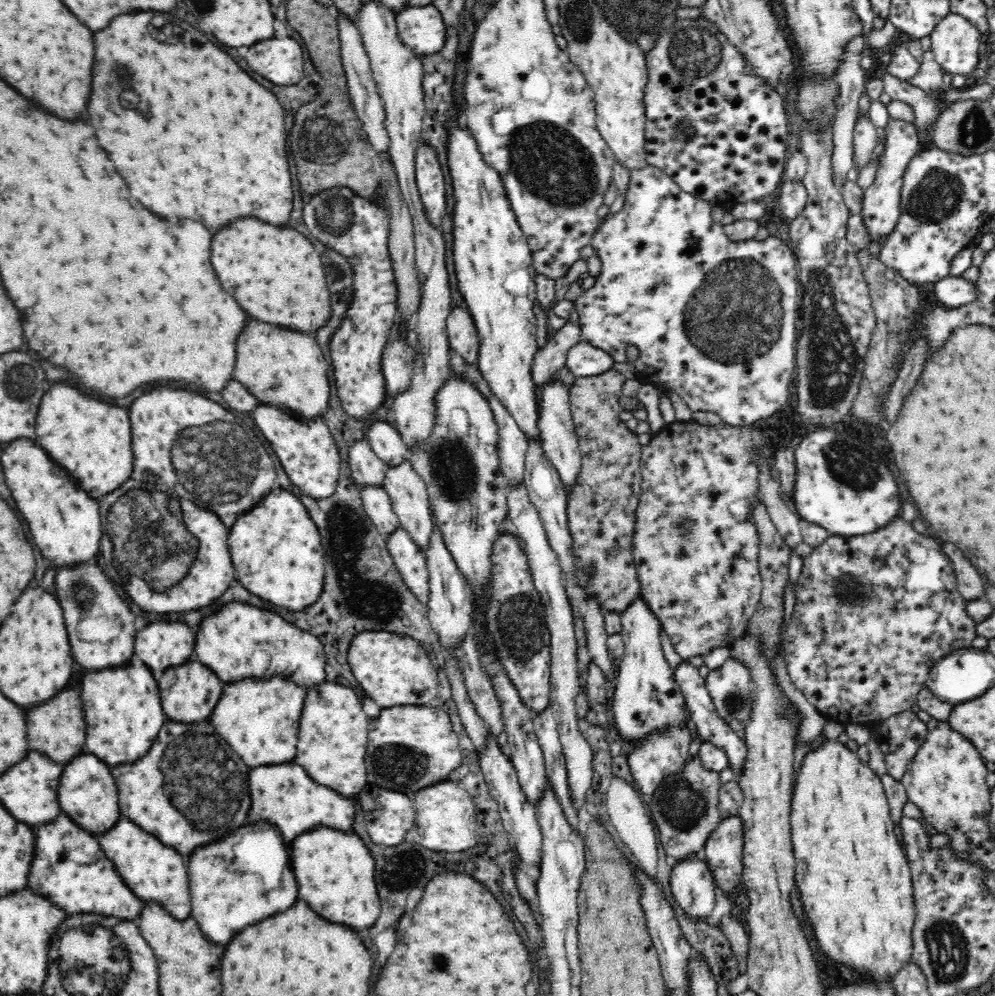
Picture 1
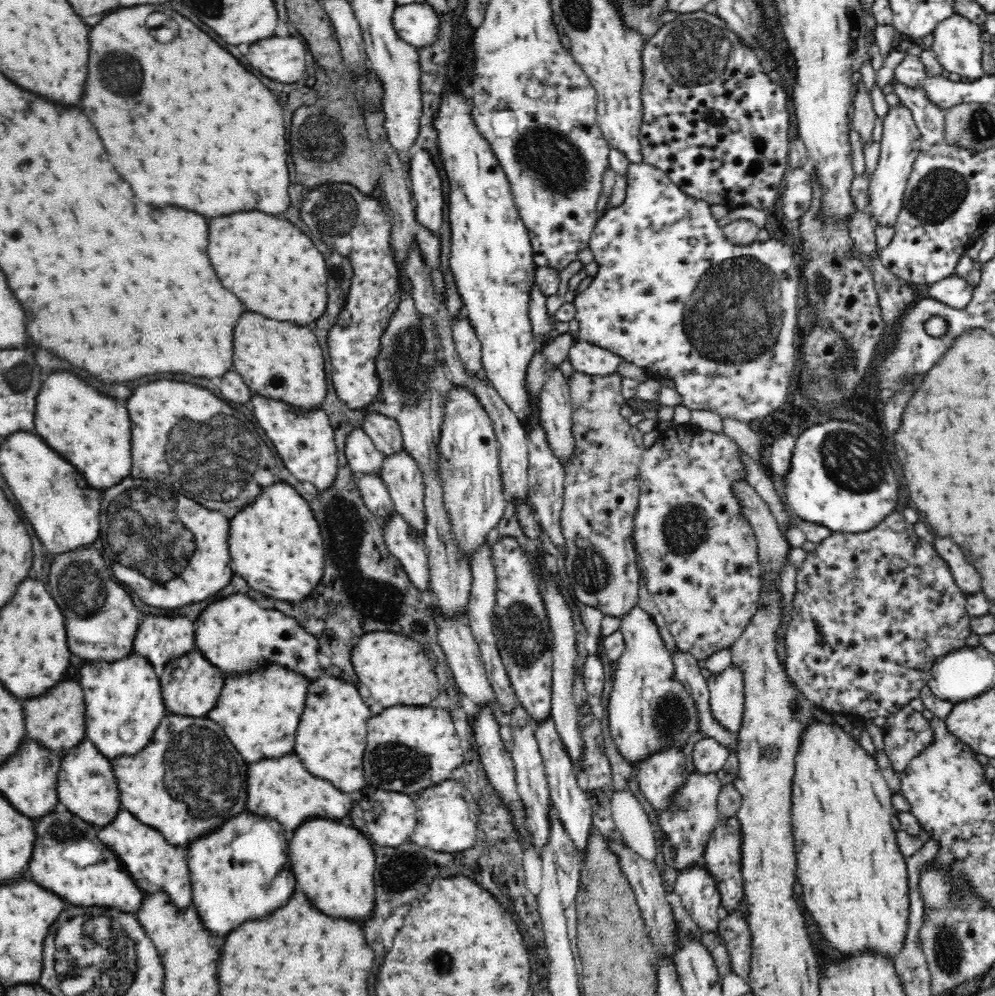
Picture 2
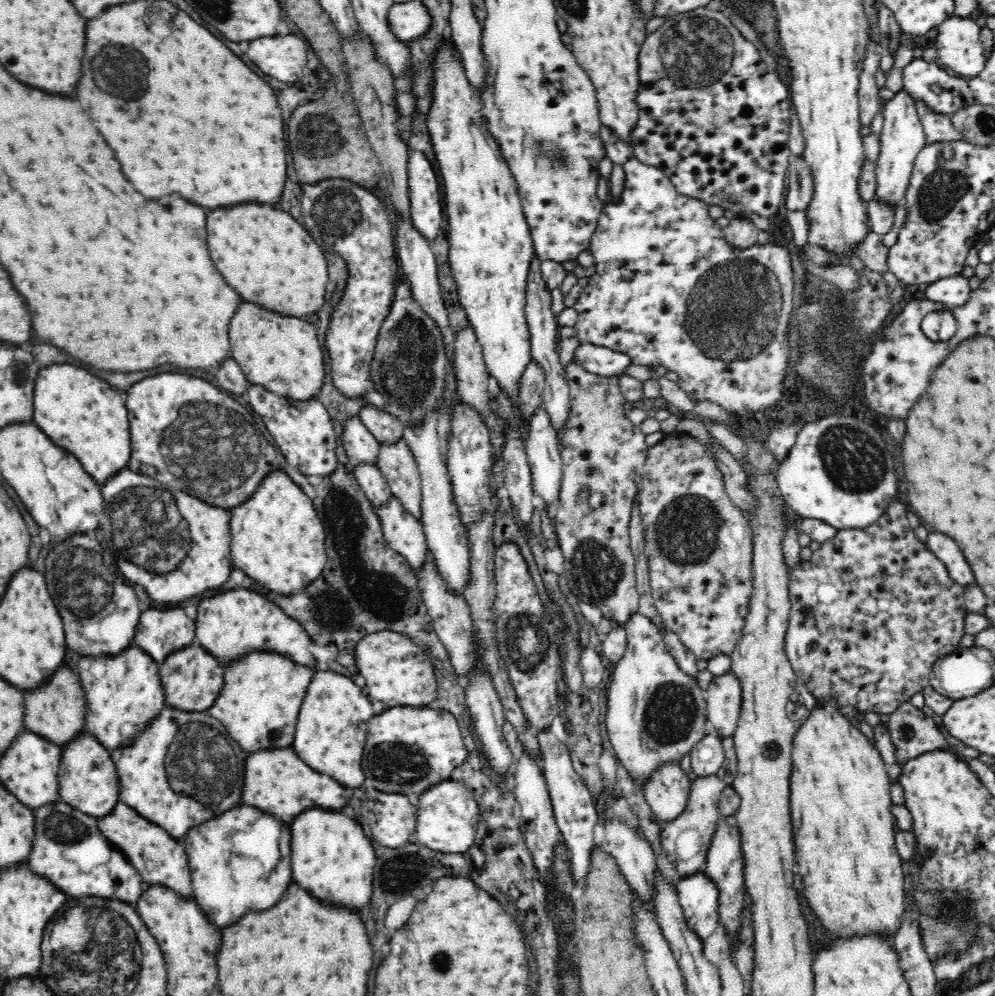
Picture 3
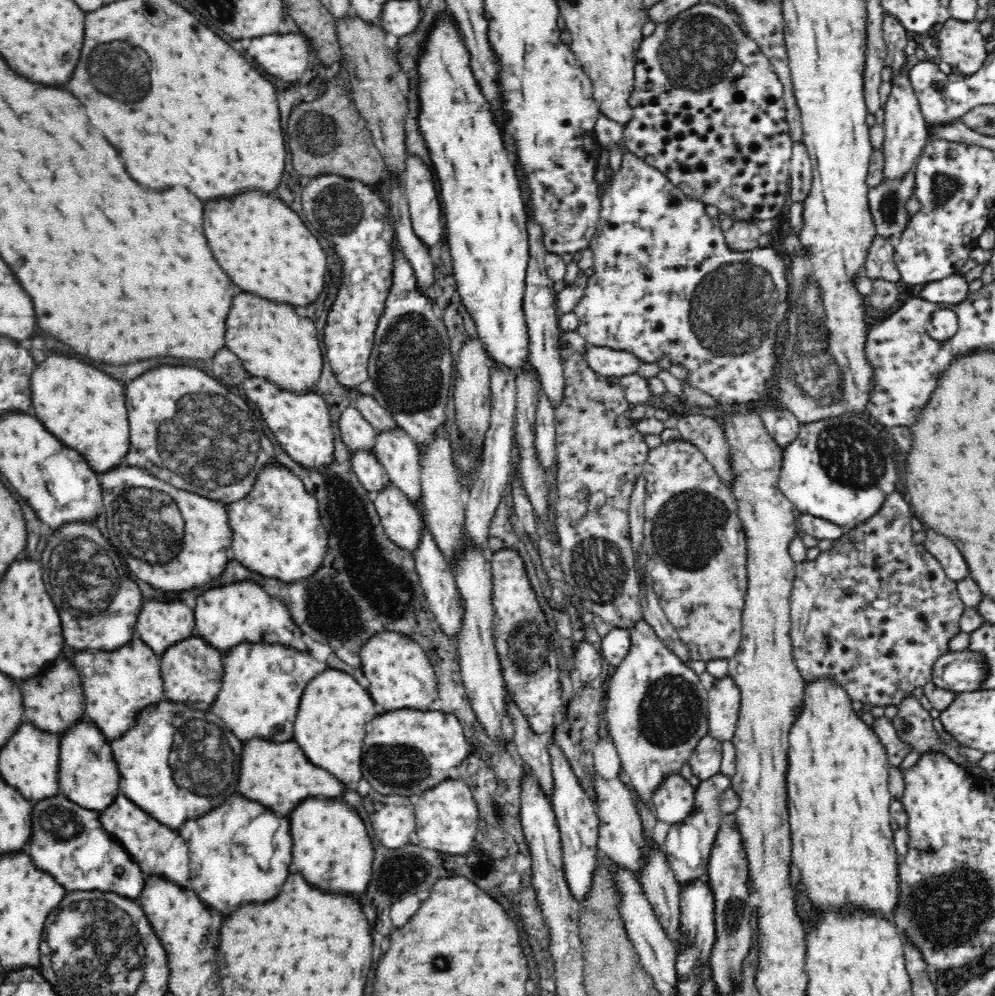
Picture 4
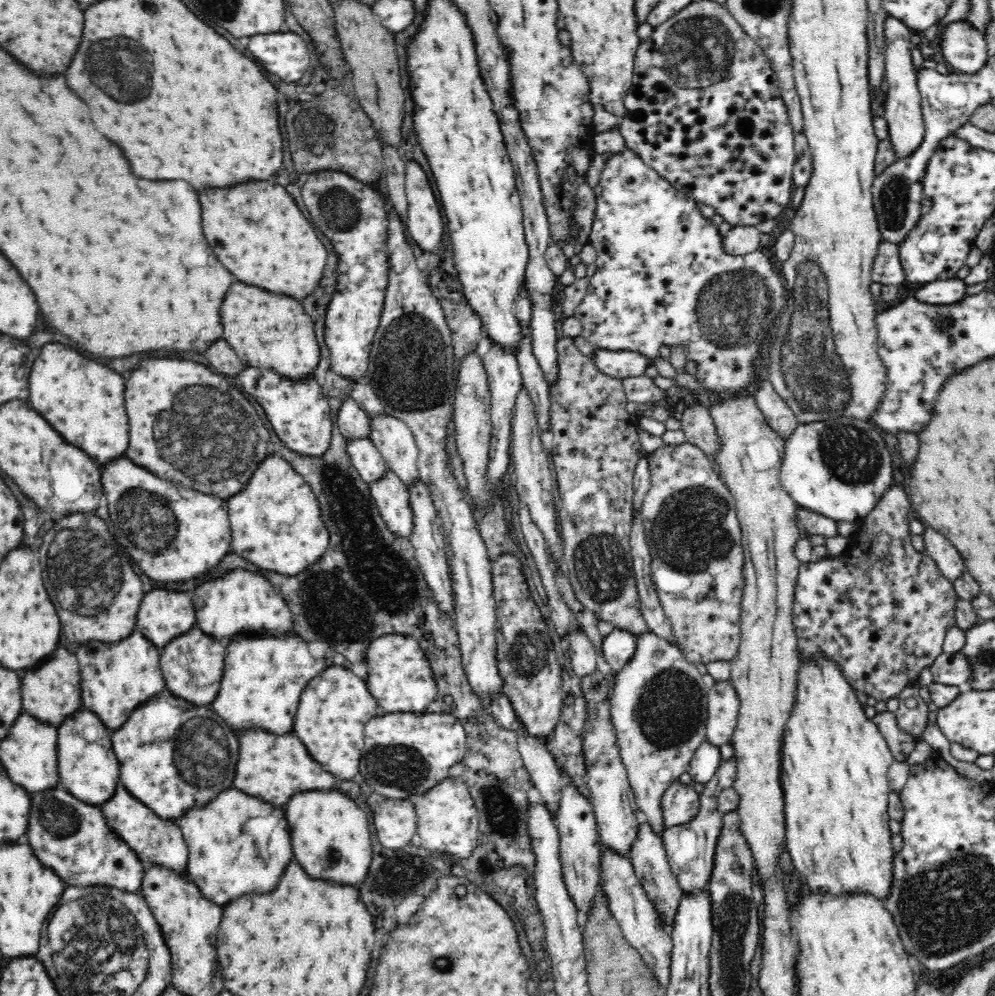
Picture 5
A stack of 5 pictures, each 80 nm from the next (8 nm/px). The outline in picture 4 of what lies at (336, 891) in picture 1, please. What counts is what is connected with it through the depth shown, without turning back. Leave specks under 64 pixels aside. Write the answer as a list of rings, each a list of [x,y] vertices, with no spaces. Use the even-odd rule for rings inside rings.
[[[340,799],[338,802],[326,804],[322,800],[306,802],[296,806],[296,810],[290,814],[290,828],[294,840],[292,872],[300,872],[312,886],[320,890],[346,890],[338,894],[352,896],[366,894],[372,876],[374,848],[368,838],[368,824],[362,822],[362,818],[356,812],[350,812]]]

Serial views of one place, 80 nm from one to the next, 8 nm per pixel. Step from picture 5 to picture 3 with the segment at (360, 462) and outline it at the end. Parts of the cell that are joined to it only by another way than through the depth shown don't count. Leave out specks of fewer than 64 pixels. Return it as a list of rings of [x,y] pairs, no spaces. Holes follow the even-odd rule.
[[[356,465],[354,470],[360,490],[368,497],[372,510],[377,513],[392,498],[386,479],[376,465]]]

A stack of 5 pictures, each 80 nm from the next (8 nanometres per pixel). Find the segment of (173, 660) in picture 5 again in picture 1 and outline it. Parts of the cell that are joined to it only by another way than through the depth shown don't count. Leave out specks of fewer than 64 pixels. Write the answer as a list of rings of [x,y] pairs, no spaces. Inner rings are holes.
[[[196,659],[180,666],[180,668],[170,668],[159,680],[160,704],[166,720],[174,723],[182,722],[202,722],[209,718],[217,702],[220,700],[224,682],[220,682],[218,676],[209,668],[202,666]],[[186,664],[190,664],[186,668]]]

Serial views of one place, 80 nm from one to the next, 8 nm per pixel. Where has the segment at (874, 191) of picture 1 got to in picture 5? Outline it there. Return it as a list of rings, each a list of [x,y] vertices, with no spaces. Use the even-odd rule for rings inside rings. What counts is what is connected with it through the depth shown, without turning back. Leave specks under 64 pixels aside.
[[[888,17],[885,20],[884,34],[886,41],[885,50],[885,76],[889,82],[889,90],[885,101],[882,102],[885,108],[886,124],[891,148],[894,152],[894,162],[905,159],[912,154],[924,142],[925,124],[921,111],[921,96],[916,83],[916,69],[912,64],[910,55],[911,28],[908,28],[901,20]]]

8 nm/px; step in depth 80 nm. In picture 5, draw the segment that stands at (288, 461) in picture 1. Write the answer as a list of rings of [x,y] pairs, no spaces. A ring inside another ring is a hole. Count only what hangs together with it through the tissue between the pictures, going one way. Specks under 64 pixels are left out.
[[[246,367],[237,383],[264,409],[268,422],[288,449],[306,457],[322,456],[329,449],[333,433],[331,408],[315,377],[290,381],[272,370]]]

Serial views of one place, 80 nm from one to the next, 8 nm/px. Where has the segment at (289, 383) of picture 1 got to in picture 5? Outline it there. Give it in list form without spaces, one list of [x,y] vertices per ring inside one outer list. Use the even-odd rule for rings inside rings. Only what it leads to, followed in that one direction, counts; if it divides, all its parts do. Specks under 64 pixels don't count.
[[[236,280],[222,306],[224,340],[246,362],[248,368],[272,370],[290,381],[314,377],[320,364],[321,351],[312,317],[304,314],[302,304],[288,295],[246,286]]]

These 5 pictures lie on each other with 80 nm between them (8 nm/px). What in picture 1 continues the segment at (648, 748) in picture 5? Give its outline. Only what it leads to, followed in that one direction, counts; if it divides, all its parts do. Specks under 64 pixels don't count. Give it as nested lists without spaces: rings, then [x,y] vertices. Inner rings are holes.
[[[638,597],[626,606],[621,613],[622,630],[625,653],[621,656],[620,666],[615,676],[615,691],[613,696],[614,722],[627,744],[630,740],[640,740],[648,732],[656,728],[668,728],[684,719],[684,695],[675,681],[675,675],[662,653],[661,622],[652,613],[648,603]],[[656,694],[652,700],[650,696]]]

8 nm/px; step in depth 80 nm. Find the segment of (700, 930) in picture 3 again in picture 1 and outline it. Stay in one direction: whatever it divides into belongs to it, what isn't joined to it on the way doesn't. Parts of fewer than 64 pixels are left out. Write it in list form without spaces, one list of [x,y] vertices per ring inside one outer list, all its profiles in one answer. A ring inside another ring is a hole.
[[[696,855],[678,860],[670,872],[670,889],[677,903],[690,915],[706,918],[716,904],[712,871]]]

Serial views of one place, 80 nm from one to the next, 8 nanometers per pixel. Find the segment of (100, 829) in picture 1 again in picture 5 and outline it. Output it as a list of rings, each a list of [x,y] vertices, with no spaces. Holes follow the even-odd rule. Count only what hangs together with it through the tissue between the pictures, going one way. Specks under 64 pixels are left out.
[[[83,708],[70,715],[57,729],[57,759],[61,788],[88,805],[102,806],[112,798],[119,784],[120,769],[118,759],[112,750],[112,732],[106,729],[98,715]]]

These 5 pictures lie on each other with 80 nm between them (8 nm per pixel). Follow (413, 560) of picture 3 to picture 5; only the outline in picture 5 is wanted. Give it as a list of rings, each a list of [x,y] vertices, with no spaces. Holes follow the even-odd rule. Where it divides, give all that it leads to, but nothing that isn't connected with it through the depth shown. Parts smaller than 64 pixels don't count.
[[[392,472],[369,484],[370,494],[386,527],[396,537],[409,540],[413,533],[414,513],[410,506],[410,491]]]

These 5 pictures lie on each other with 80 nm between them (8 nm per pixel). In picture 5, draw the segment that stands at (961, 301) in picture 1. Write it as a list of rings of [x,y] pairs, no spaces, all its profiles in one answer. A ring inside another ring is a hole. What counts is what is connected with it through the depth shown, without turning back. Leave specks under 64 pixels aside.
[[[956,276],[921,284],[914,296],[926,304],[949,305],[960,302],[967,295],[966,289],[965,279],[959,279]]]

